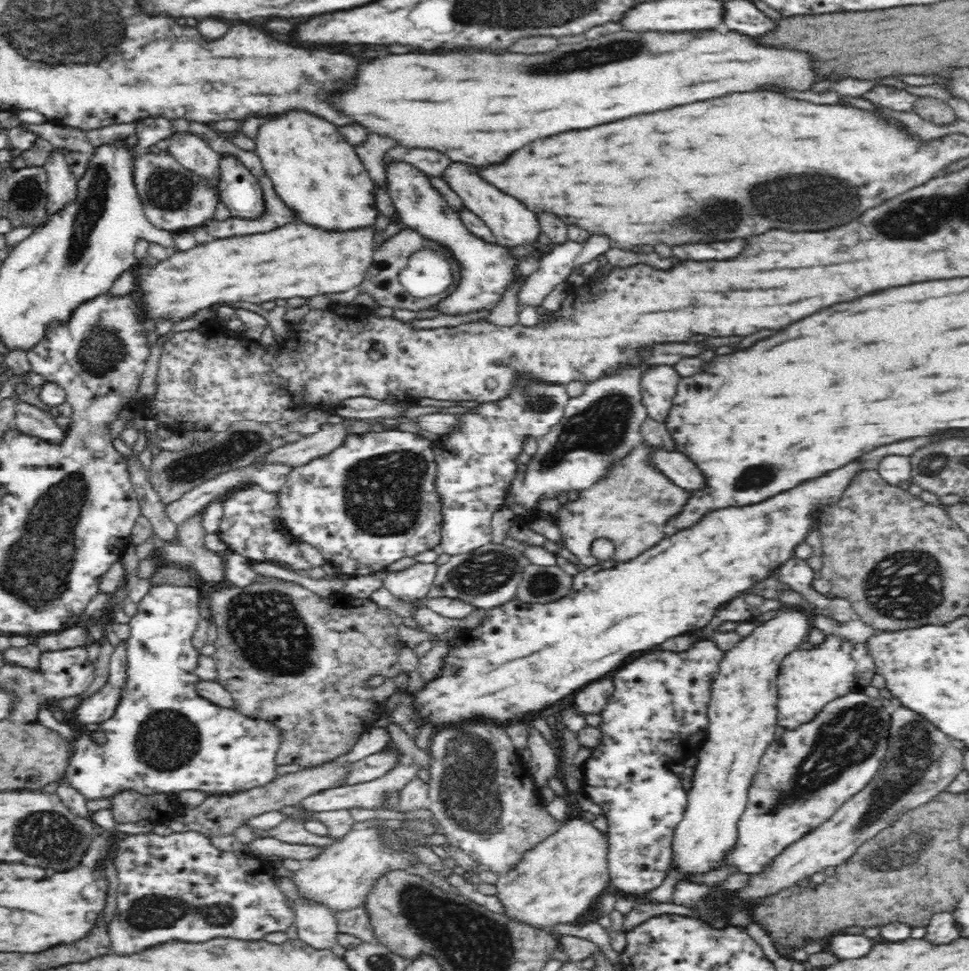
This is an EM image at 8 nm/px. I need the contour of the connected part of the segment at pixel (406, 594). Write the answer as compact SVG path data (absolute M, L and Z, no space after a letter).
M418 562L406 570L388 571L383 586L405 602L418 602L428 596L433 585L437 565Z

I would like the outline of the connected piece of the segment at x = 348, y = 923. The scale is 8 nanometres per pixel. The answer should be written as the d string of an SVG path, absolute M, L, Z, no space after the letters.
M366 906L352 907L350 910L336 911L336 922L340 933L350 934L362 939L363 942L376 941L374 927Z

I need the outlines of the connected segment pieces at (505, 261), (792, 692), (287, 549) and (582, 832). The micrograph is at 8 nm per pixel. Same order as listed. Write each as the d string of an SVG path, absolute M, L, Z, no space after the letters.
M390 162L386 164L386 192L394 203L405 228L420 231L428 239L446 245L446 251L462 265L462 276L454 291L436 304L439 312L448 315L492 310L501 299L506 287L513 281L513 270L517 259L510 253L510 248L500 244L486 244L476 235L472 235L462 219L440 196L440 192L432 186L428 174L418 170L408 162Z
M836 633L826 635L824 642L811 650L790 652L778 674L778 724L796 730L800 724L812 722L824 704L834 698L852 692L863 693L877 673L874 657L865 642L850 641Z
M258 485L240 486L223 502L223 515L217 536L226 546L256 563L280 564L292 570L309 570L311 565L302 556L300 542L287 530L280 519L278 493L266 491Z
M585 818L567 819L562 828L546 838L536 848L530 850L518 868L508 874L498 874L495 883L495 896L506 905L506 916L518 919L534 927L546 928L558 923L576 923L578 919L588 913L602 897L604 890L612 884L608 870L608 834L594 828Z

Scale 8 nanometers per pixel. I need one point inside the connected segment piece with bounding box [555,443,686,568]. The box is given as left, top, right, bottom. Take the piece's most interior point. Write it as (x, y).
(630, 505)

